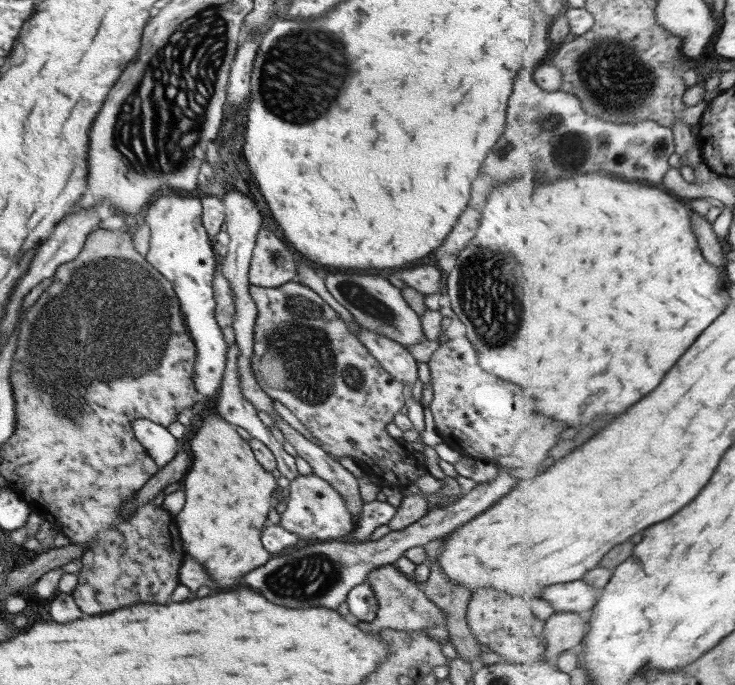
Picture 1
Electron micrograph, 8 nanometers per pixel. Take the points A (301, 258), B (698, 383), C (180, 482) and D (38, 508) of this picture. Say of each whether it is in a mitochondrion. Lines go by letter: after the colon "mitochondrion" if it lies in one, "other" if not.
A: other
B: other
C: other
D: other

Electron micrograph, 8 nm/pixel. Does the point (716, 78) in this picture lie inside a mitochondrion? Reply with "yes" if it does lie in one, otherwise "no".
no

